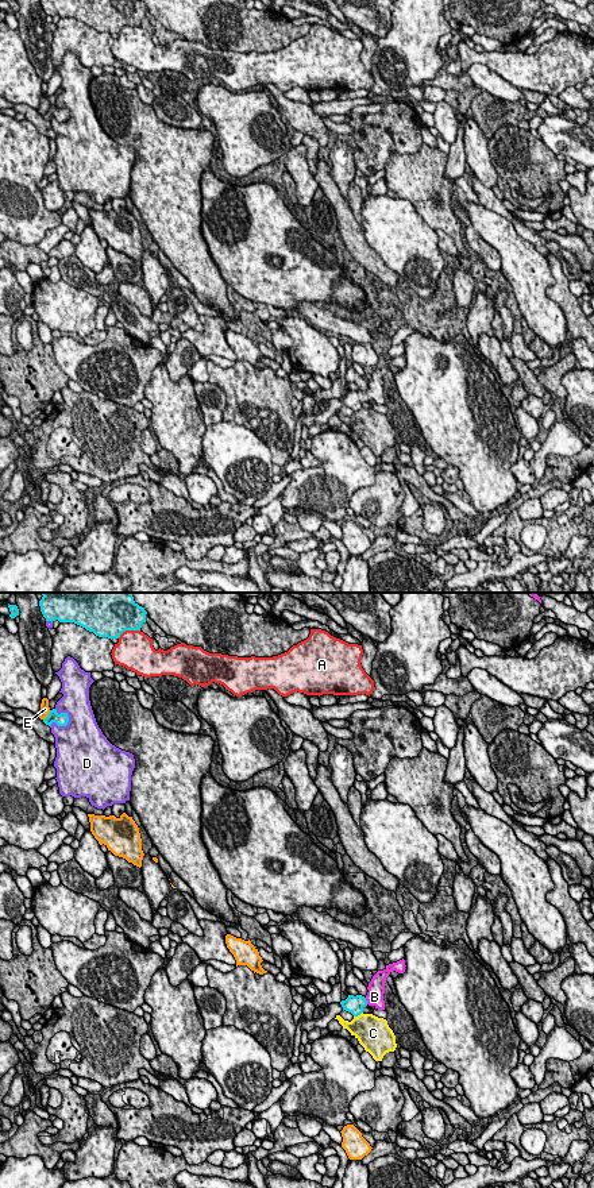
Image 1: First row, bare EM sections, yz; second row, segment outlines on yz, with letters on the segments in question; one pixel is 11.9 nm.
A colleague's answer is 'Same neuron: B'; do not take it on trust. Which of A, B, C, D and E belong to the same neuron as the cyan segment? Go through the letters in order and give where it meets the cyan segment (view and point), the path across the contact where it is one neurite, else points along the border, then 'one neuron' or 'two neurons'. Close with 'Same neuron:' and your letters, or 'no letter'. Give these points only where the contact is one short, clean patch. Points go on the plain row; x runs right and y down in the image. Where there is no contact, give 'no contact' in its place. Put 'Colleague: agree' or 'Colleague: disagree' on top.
Colleague: agree
A: contact yz (128, 24); two neurons
B: contact yz (366, 396); way yz (354, 400), (366, 396), (374, 392); one neuron
C: contact yz (358, 409); two neurons
D: contact yz (62, 120); two neurons
E: contact yz (47, 111); two neurons
Same neuron: B

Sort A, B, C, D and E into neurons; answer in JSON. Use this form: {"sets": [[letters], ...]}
{"sets": [["A"], ["B"], ["C"], ["D"], ["E"]]}

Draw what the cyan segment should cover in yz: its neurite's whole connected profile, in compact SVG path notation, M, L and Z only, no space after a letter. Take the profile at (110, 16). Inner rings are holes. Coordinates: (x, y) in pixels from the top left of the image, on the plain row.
M39 0L46 16L74 18L99 32L119 34L126 26L140 26L147 7L139 0Z

